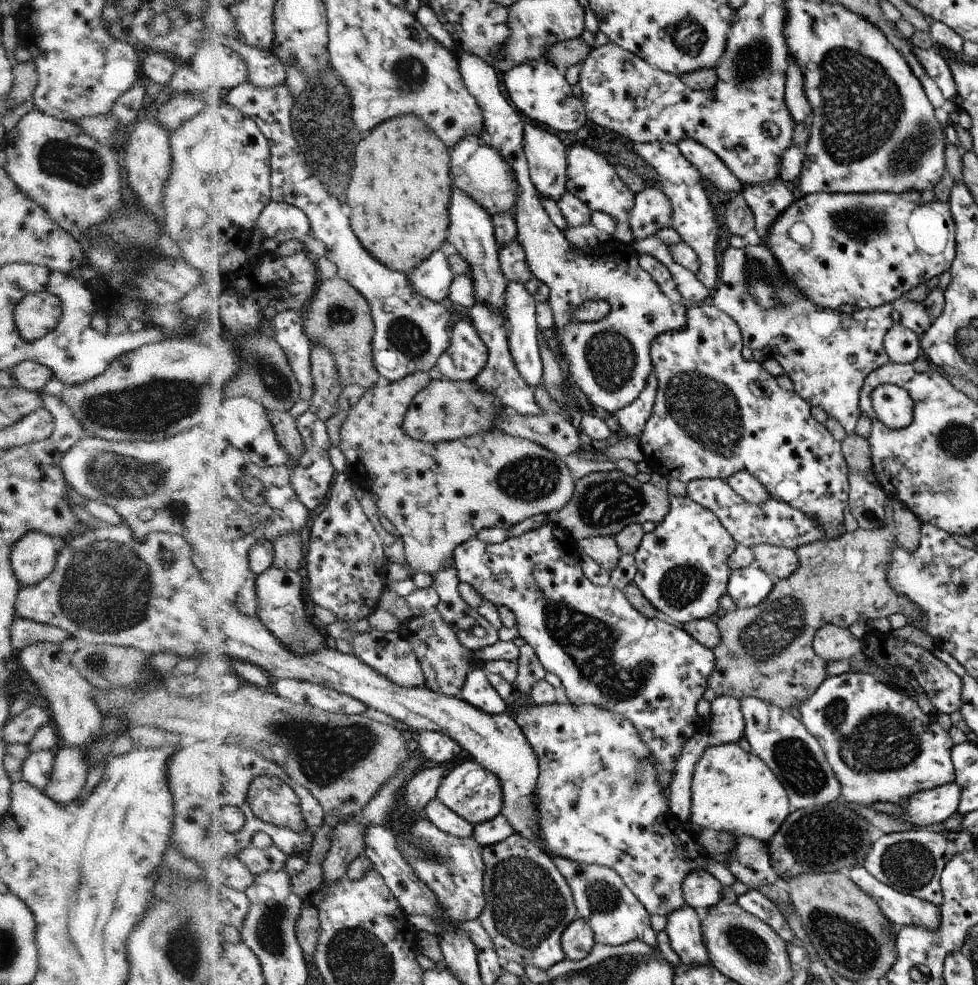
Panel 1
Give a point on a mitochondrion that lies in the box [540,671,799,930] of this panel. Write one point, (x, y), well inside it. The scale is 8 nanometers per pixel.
(602, 896)

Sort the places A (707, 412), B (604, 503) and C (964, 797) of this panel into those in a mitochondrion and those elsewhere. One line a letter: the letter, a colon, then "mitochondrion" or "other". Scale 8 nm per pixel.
A: mitochondrion
B: mitochondrion
C: other

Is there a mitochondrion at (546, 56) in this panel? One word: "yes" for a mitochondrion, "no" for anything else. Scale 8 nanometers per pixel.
no

